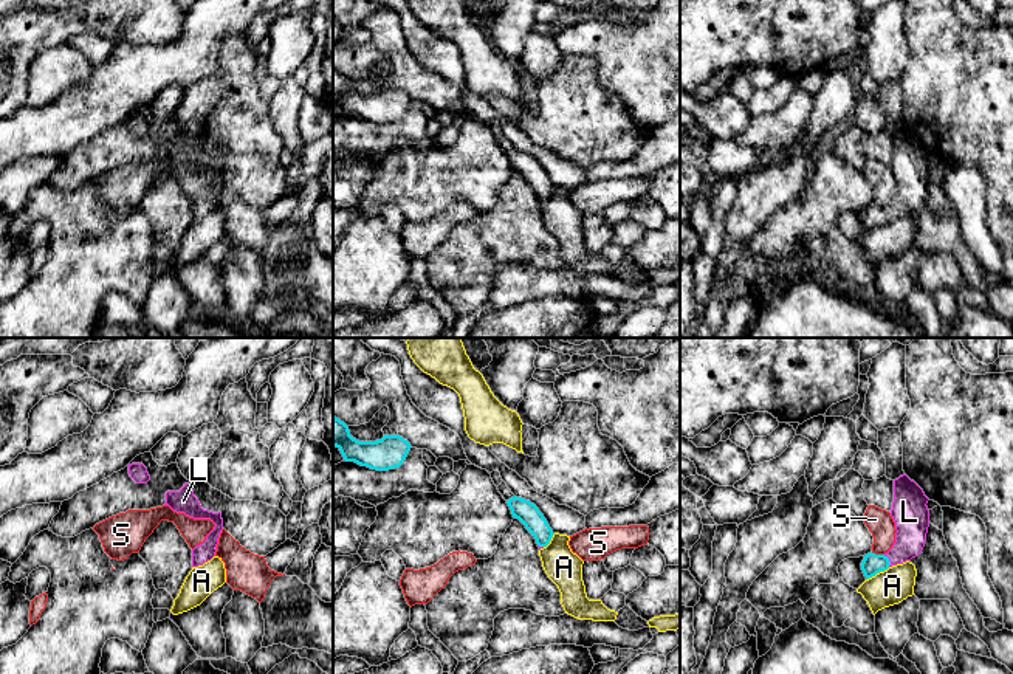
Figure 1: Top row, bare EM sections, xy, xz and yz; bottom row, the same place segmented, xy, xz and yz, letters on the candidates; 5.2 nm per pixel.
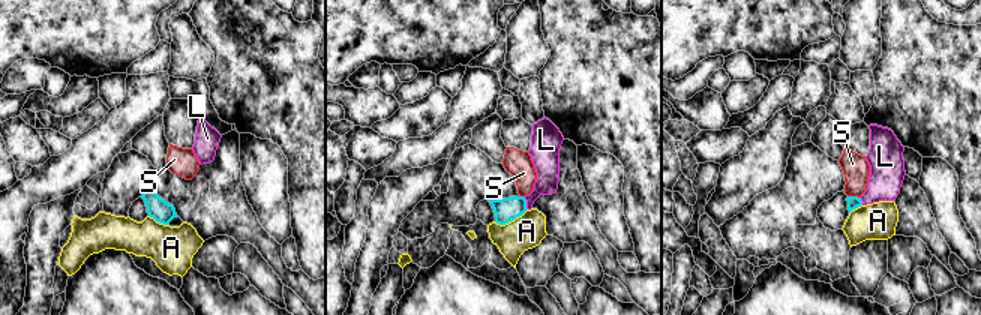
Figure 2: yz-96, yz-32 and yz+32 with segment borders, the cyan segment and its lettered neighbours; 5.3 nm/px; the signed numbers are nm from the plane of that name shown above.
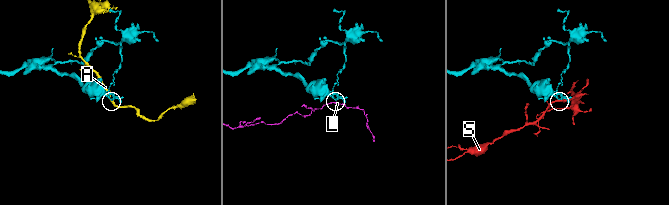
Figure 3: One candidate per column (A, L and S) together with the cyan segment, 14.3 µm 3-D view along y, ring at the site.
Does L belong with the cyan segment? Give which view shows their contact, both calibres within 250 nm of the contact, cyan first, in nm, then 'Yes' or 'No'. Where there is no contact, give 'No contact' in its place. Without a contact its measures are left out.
Touches cyan in yz. Thickness 110 nm (cyan) against 180 nm. Yes

